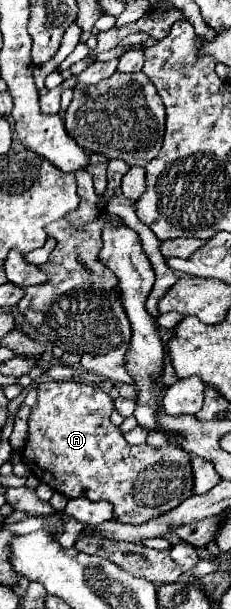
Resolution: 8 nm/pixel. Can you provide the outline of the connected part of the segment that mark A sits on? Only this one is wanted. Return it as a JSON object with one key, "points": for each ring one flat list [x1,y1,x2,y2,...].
{"points":[[73,380,41,382,37,392,39,404,33,408,29,418,29,438,23,458,39,480,59,490,67,498,85,496,89,500,109,500,115,506,115,518,129,524,145,524,155,520,193,496,193,470,189,452,175,444,167,444,163,448,153,448,149,444,127,444,121,430,109,420,109,414,115,408,113,400,99,386]]}

